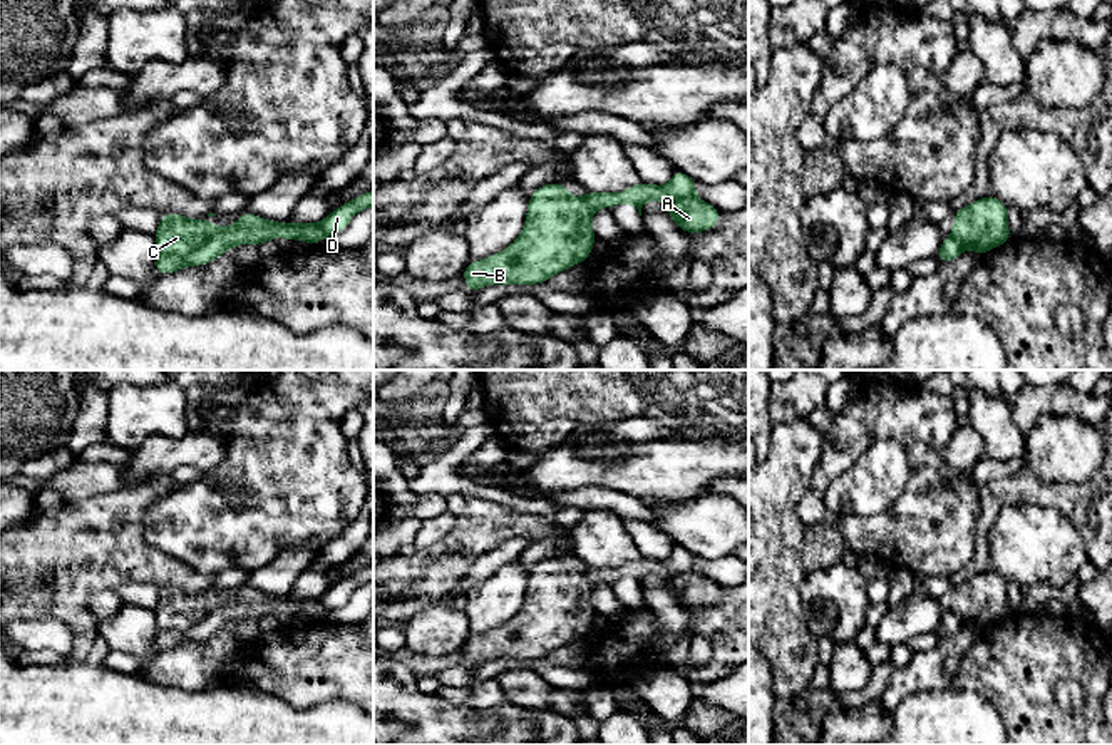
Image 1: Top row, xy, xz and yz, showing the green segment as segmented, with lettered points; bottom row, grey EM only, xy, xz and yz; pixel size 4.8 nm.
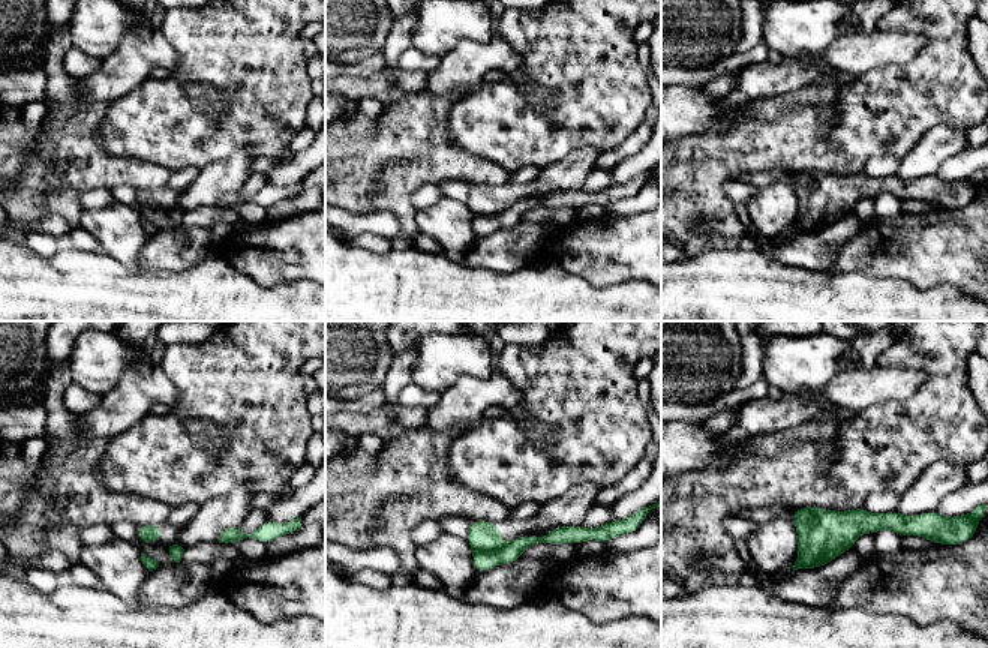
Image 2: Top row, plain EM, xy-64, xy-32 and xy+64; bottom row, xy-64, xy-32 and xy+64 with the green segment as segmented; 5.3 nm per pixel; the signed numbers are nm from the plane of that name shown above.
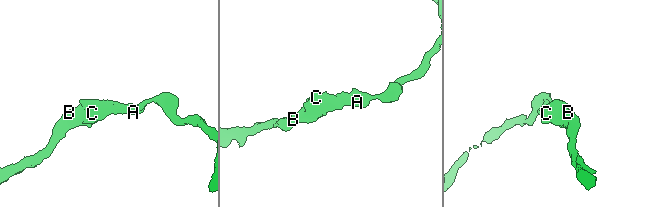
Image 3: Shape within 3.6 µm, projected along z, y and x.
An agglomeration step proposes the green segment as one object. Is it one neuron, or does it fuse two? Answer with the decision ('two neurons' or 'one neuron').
two neurons

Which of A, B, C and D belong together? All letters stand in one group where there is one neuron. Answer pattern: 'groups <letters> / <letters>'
groups A B C / D

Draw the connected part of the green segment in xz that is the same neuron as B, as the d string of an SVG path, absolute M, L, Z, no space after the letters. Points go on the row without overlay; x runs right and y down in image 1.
M551 557L533 566L526 596L517 614L494 631L471 636L461 648L469 660L467 670L487 660L541 660L574 640L581 640L593 626L596 609L591 603L593 583L584 573L573 573L563 557Z

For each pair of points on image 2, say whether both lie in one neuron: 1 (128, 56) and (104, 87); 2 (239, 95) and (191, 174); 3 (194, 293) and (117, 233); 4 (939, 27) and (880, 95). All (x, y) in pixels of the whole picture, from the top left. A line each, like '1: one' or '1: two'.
1: one
2: two
3: two
4: one

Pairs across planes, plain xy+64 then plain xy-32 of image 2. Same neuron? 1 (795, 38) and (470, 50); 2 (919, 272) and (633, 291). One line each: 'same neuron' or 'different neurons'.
1: different neurons
2: different neurons

